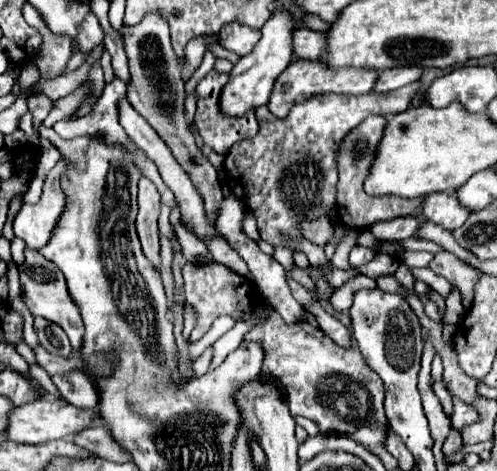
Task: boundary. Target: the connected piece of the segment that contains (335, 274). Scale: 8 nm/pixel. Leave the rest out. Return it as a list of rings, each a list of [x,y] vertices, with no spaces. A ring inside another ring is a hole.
[[[332,267],[331,271],[327,273],[327,279],[329,283],[334,288],[339,288],[343,286],[350,278],[359,275],[359,271],[356,268],[351,268],[350,270],[340,270]]]

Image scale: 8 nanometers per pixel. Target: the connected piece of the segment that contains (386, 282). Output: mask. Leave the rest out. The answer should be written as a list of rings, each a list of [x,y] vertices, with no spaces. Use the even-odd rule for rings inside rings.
[[[381,275],[377,277],[377,287],[383,289],[383,291],[393,291],[393,293],[399,293],[399,283],[395,281],[393,275]]]

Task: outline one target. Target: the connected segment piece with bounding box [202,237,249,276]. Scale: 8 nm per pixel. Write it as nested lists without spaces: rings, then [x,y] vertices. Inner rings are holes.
[[[205,237],[202,241],[208,247],[215,262],[225,265],[242,276],[249,272],[247,264],[223,239]]]

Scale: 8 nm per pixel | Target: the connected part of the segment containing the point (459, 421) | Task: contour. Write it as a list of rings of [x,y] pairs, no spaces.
[[[445,385],[445,389],[452,397],[453,400],[453,414],[452,417],[452,424],[451,426],[457,430],[461,430],[463,427],[467,425],[471,425],[475,421],[478,421],[479,415],[477,411],[470,405],[466,405],[464,402],[459,400],[456,396],[452,394],[449,388]]]

